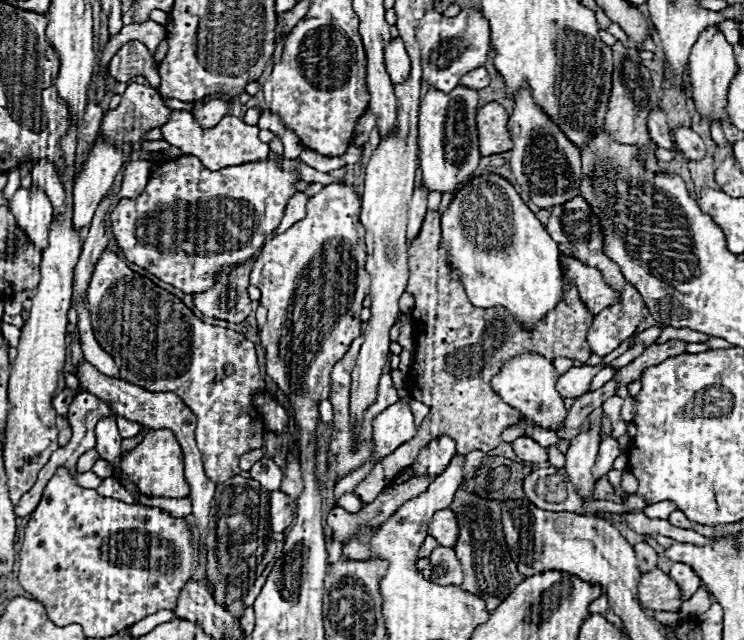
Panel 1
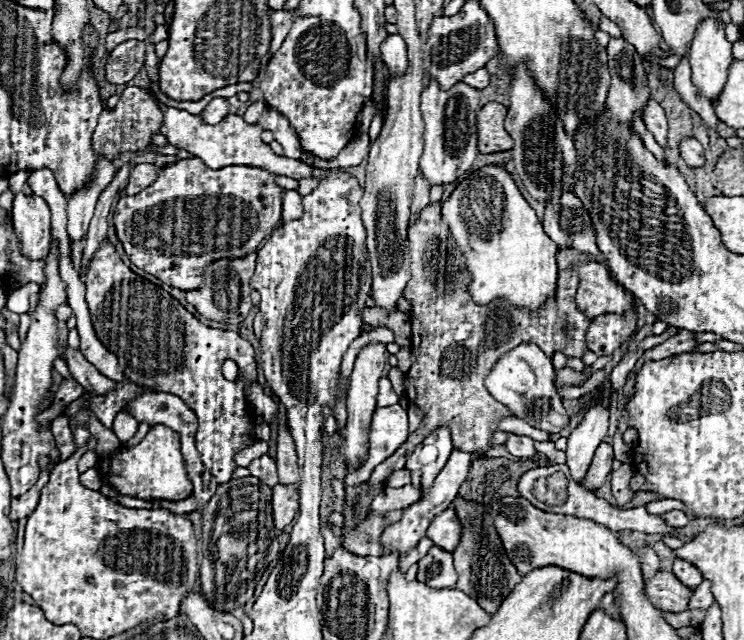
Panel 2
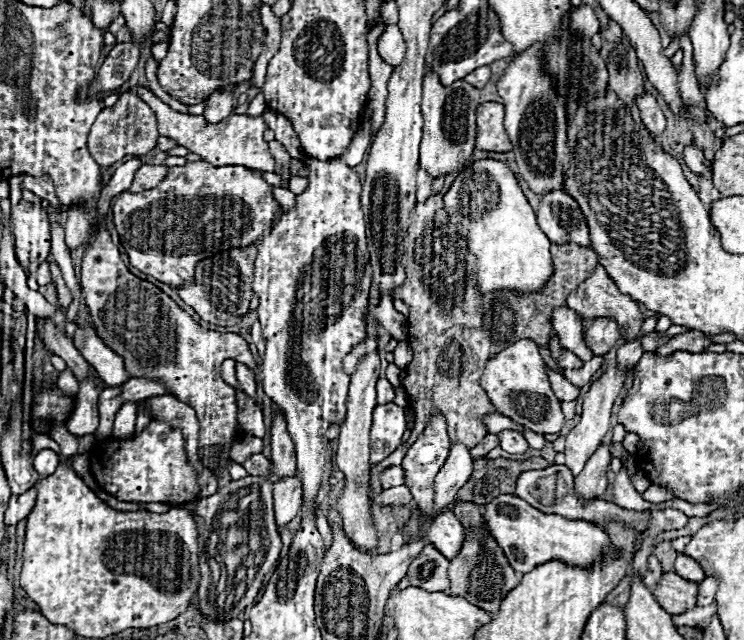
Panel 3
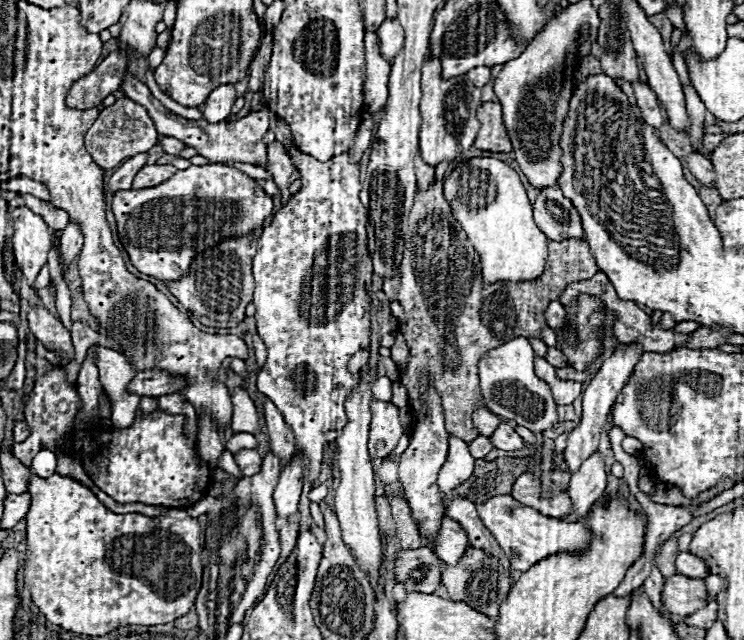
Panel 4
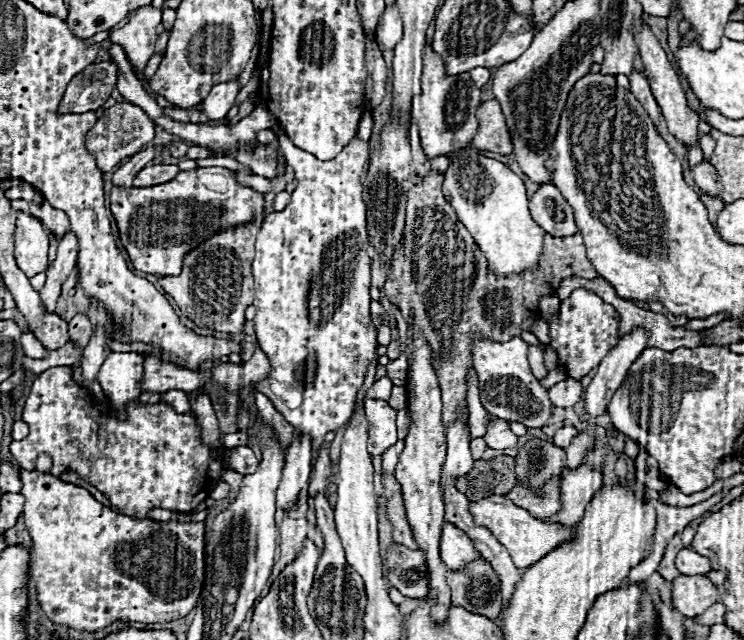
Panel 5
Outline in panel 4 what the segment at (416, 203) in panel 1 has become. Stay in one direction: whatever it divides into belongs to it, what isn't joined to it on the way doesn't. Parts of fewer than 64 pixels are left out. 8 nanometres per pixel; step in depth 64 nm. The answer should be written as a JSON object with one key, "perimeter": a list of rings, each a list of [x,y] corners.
{"perimeter":[[[416,152],[414,156],[414,162],[416,162],[416,178],[418,178],[418,188],[428,188],[428,184],[434,180],[434,168],[428,166],[426,162],[422,162],[420,154]]]}

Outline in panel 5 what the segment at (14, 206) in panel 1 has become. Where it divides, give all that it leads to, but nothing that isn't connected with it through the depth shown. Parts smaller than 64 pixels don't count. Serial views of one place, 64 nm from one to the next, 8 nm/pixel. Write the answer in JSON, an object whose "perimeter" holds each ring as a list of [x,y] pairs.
{"perimeter":[[[18,212],[16,220],[14,258],[28,278],[44,272],[48,266],[48,236],[42,224],[24,212]]]}

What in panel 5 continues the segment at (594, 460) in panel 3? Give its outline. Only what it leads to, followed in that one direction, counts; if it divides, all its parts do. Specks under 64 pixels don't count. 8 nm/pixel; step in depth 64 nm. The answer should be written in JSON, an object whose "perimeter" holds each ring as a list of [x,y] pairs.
{"perimeter":[[[578,466],[576,470],[570,470],[564,474],[560,484],[560,502],[562,508],[546,518],[548,524],[562,524],[562,526],[574,526],[582,520],[586,504],[592,500],[594,492],[602,486],[602,472],[596,472],[592,468]]]}

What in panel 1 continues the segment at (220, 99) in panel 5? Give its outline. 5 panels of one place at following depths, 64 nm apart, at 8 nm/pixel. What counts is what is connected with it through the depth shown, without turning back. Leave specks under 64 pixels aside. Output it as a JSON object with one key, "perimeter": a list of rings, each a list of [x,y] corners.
{"perimeter":[[[210,100],[208,104],[192,110],[192,114],[196,116],[196,120],[200,122],[202,128],[212,128],[228,114],[228,102],[226,100]]]}

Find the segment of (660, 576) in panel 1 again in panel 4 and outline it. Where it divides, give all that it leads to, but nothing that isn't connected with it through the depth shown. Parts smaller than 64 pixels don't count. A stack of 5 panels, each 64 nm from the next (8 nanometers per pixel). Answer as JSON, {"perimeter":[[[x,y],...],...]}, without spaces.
{"perimeter":[[[670,576],[664,582],[664,604],[676,616],[690,616],[708,604],[708,592],[702,578]]]}

